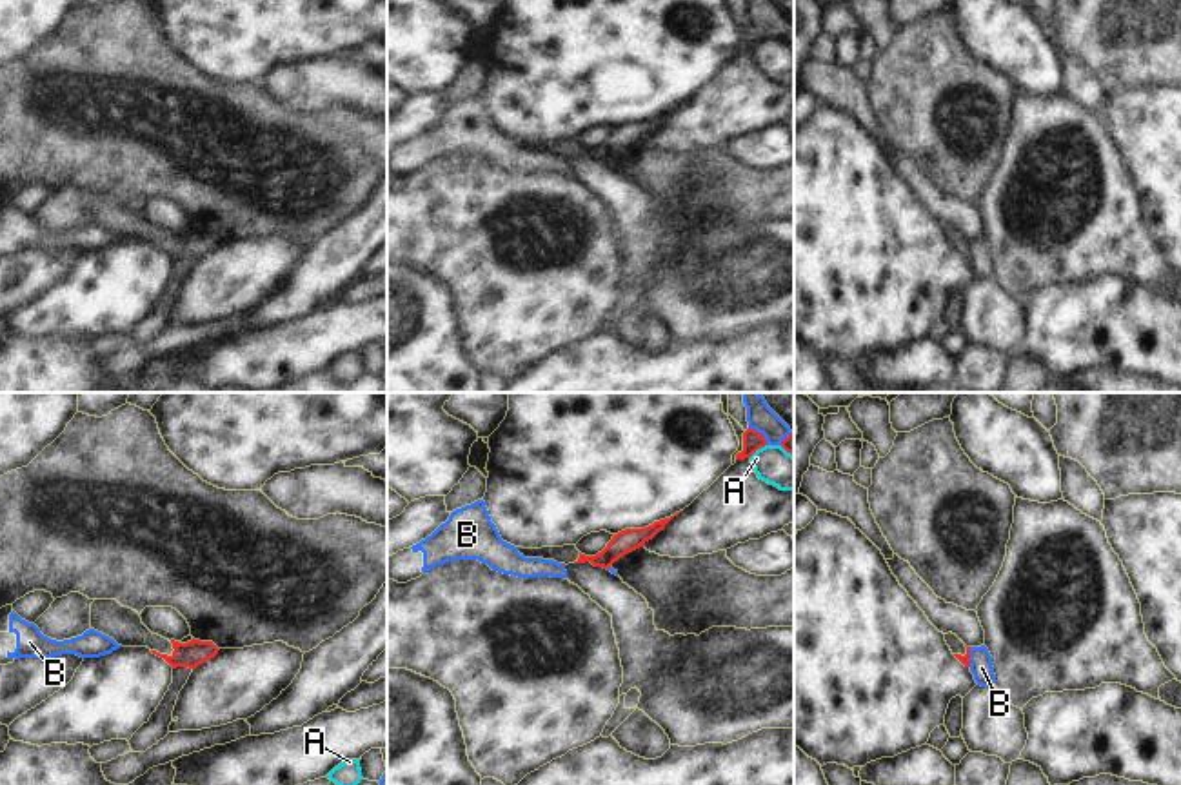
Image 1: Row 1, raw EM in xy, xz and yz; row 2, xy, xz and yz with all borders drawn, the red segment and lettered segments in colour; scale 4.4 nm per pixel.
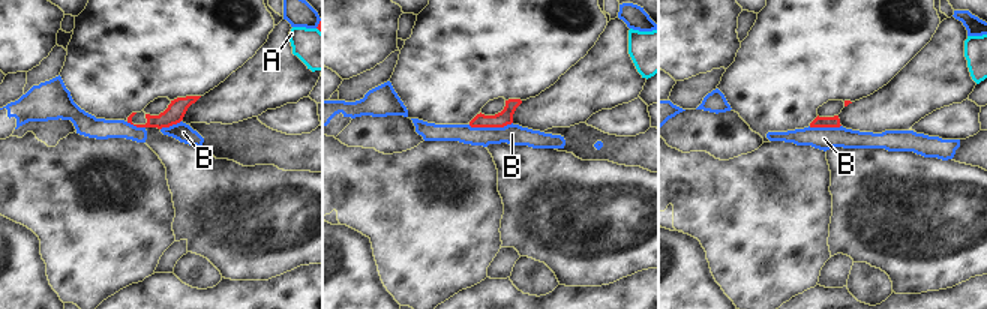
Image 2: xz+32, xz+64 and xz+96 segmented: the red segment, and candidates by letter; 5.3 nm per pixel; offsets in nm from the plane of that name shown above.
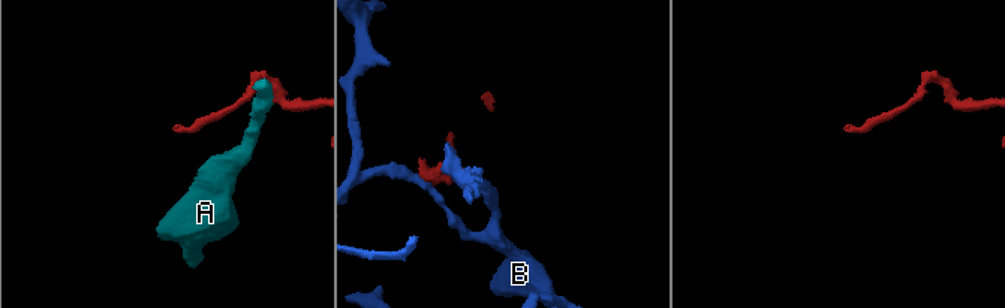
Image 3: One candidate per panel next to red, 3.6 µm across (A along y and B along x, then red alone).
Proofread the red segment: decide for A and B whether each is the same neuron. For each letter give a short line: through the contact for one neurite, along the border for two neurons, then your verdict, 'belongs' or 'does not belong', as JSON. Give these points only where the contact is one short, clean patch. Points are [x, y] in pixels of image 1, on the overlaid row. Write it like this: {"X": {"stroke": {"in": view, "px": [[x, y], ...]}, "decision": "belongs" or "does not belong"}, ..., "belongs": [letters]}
{"A": {"stroke": {"in": "xz", "px": [[765, 444], [749, 457]]}, "decision": "does not belong"}, "B": {"decision": "does not belong"}, "belongs": []}

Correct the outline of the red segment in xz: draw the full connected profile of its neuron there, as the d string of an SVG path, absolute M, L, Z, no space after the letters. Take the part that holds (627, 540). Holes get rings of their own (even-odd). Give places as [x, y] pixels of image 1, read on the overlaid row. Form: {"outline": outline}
{"outline": "M674 516L654 522L652 525L643 527L643 529L625 529L625 531L614 534L612 540L607 543L607 547L601 552L598 552L596 556L581 554L576 549L576 545L541 547L541 549L518 547L518 552L523 554L525 558L554 560L554 561L565 563L565 565L590 561L594 567L609 569L621 556L643 547L643 543L652 540L660 531L663 531L665 525L672 518Z"}

